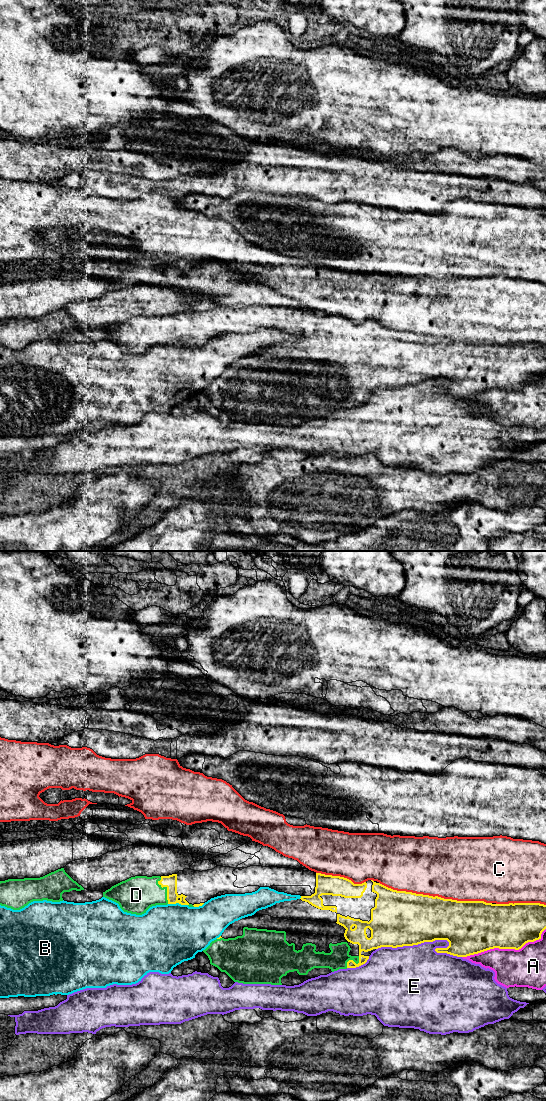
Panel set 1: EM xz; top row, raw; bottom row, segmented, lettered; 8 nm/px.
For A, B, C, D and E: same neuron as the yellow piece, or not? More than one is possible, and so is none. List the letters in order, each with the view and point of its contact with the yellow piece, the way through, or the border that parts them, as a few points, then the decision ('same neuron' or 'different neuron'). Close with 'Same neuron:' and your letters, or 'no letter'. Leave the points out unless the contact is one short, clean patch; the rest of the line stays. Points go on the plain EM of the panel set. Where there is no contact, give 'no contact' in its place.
A: meets yellow in xz at (505, 388); different neuron
B: meets yellow in xz at (178, 342); different neuron
C: meets yellow in xz at (435, 336); different neuron
D: meets yellow in xz at (167, 329); same neuron
E: meets yellow in xz at (434, 380); different neuron
Same neuron: D

